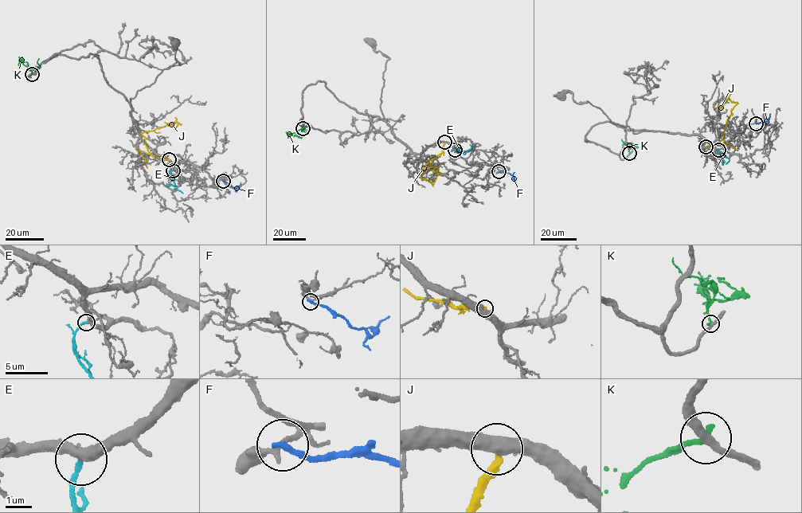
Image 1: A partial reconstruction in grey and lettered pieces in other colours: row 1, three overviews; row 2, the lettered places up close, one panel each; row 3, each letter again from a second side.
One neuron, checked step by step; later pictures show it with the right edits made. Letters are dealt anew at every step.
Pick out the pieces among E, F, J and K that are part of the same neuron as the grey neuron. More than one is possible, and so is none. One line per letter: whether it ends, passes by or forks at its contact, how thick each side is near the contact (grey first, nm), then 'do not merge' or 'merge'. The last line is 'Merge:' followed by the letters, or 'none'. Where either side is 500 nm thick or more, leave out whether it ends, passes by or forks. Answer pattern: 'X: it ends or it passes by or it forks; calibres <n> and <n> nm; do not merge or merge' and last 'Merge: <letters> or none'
E: it ends; calibres 360 and 180 nm; merge
F: it ends; calibres 180 and 240 nm; do not merge
J: calibres 550 and 300 nm; do not merge
K: it ends; calibres 280 and 240 nm; do not merge
Merge: E

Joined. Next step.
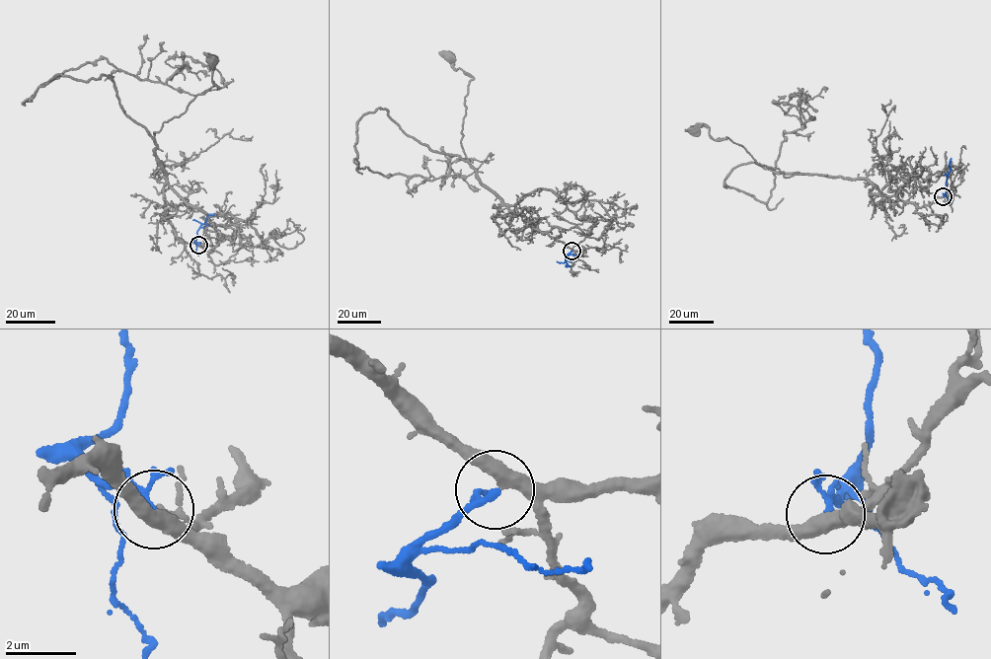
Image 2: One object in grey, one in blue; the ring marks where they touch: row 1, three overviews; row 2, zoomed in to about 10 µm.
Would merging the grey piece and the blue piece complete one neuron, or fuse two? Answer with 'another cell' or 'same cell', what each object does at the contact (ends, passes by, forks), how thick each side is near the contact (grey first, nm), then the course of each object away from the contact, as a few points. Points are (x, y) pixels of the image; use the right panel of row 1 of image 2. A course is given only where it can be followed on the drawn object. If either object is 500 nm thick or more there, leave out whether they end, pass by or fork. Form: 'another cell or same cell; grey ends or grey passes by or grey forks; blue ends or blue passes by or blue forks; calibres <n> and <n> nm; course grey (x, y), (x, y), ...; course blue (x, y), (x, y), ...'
same cell; grey passes by; blue forks; calibres 400 and 120 nm; course grey (944, 196), (920, 207), (889, 199), (866, 180), (784, 177), (727, 137), (714, 138), (706, 125), (694, 131); course blue (944, 196), (951, 158)

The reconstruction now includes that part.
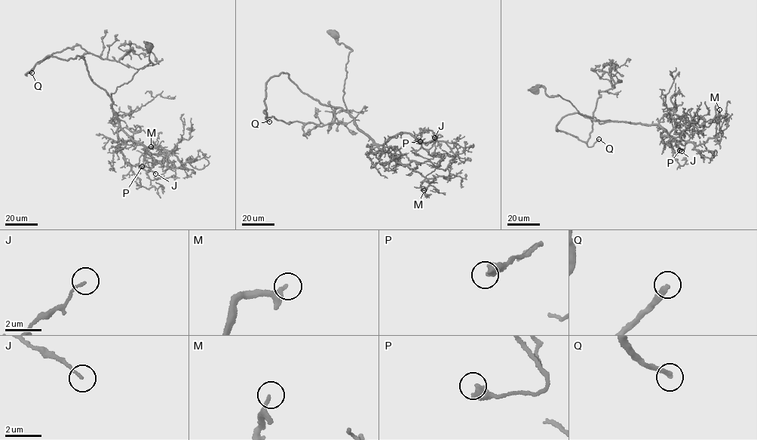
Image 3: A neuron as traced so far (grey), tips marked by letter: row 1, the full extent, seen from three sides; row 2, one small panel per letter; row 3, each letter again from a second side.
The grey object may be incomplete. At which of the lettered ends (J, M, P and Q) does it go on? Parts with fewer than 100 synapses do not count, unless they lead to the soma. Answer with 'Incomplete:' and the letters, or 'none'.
Incomplete: Q

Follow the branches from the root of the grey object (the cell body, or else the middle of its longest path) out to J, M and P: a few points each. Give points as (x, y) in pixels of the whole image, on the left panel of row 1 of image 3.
J: (148, 47), (153, 65), (117, 87), (110, 104), (124, 132), (145, 146), (145, 160), (155, 173)
M: (148, 47), (153, 65), (117, 87), (110, 104), (126, 162), (139, 167), (139, 158), (151, 146)
P: (148, 47), (153, 65), (139, 69), (111, 93), (110, 104), (121, 130), (145, 146), (148, 166), (142, 166)

